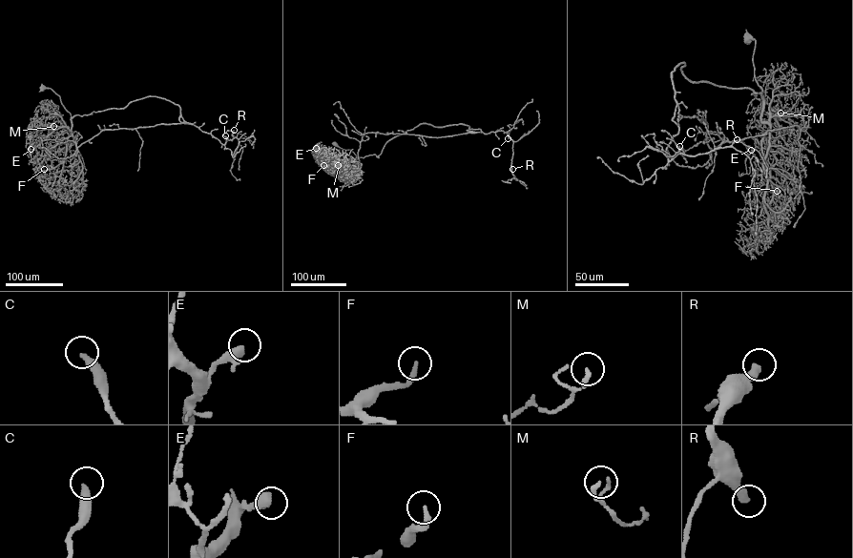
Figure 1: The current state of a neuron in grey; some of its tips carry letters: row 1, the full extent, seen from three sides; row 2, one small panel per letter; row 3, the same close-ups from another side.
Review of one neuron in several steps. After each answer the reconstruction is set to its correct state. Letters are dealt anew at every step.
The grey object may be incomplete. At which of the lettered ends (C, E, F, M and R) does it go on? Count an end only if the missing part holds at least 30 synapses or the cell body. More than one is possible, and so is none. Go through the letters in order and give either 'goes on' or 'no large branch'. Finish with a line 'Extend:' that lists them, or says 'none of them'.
C: goes on
E: no large branch
F: no large branch
M: no large branch
R: goes on
Extend: C, R

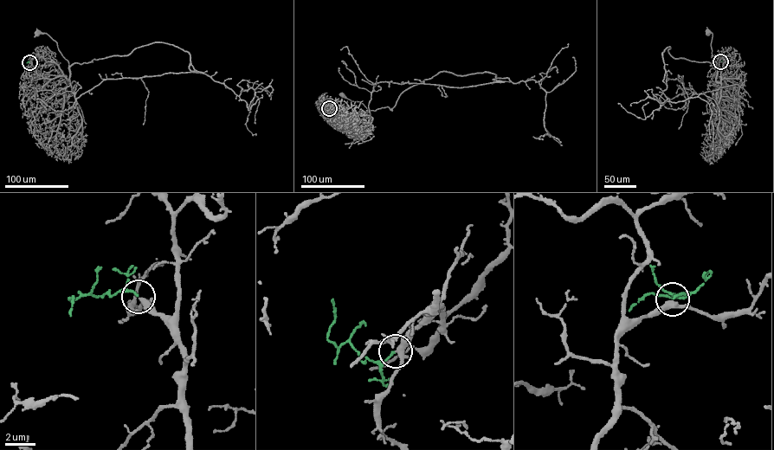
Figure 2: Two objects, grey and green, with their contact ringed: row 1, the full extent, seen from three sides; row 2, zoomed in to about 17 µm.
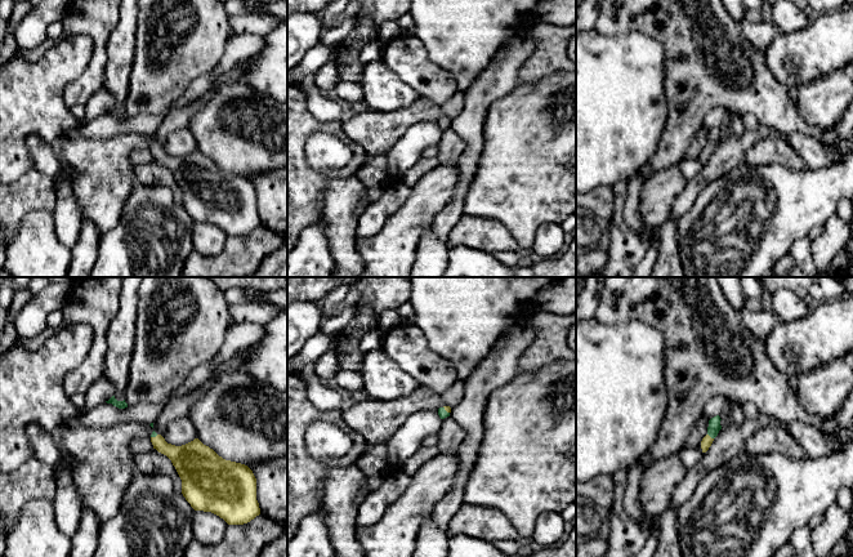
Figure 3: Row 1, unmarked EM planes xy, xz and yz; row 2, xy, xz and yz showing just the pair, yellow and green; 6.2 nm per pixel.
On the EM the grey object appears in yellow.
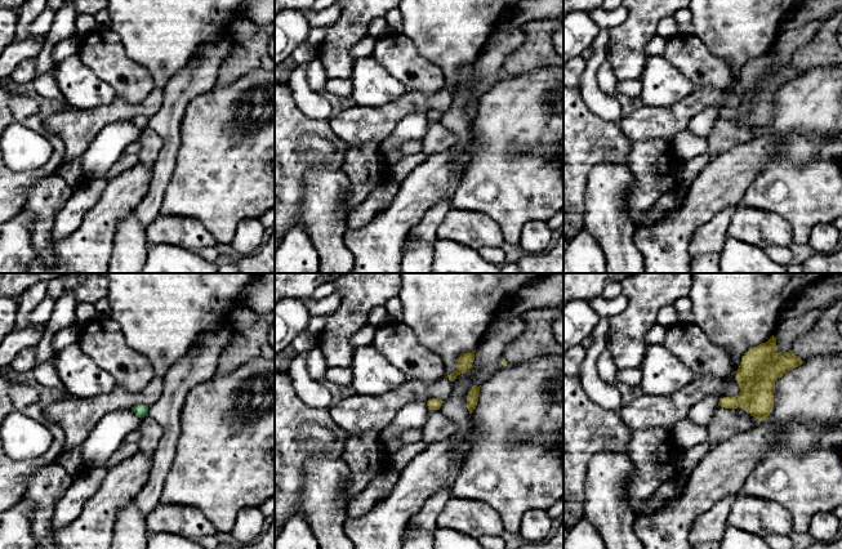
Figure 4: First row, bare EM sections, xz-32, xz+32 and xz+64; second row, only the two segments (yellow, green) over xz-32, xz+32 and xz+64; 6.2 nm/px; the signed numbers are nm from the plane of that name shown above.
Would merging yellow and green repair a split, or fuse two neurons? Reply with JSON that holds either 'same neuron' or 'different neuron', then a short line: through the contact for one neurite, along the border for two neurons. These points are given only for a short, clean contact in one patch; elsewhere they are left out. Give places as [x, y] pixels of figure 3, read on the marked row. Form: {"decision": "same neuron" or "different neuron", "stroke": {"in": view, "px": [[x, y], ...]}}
{"decision": "same neuron", "stroke": {"in": "yz", "px": [[706, 441], [709, 436], [714, 423]]}}

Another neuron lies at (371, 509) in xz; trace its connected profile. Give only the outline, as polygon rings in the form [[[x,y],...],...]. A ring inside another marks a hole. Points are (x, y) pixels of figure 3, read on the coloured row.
[[[402,471],[394,472],[375,491],[367,494],[358,508],[357,529],[378,522],[387,508],[405,493],[408,482],[408,474]]]

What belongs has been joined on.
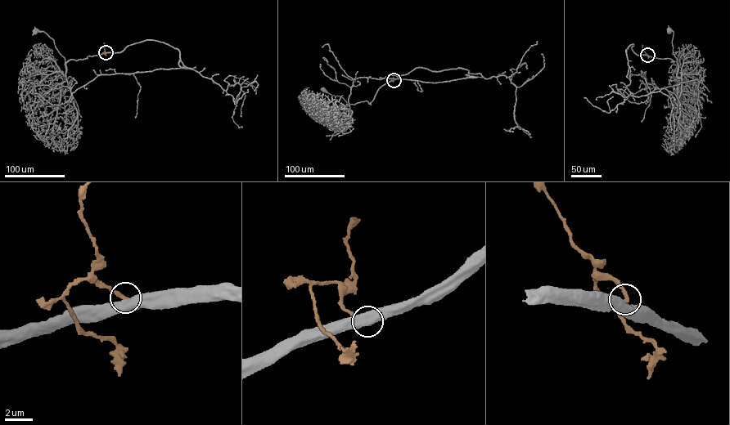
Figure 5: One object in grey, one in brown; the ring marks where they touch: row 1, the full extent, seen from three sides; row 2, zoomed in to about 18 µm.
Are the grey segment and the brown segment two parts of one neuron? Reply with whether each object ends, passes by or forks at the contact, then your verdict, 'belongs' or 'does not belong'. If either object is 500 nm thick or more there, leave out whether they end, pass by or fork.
does not belong

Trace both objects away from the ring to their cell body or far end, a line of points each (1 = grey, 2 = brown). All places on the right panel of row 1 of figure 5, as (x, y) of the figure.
1: (647, 55), (670, 58), (678, 64), (673, 52), (673, 31), (669, 30)
2: (647, 55), (642, 45)

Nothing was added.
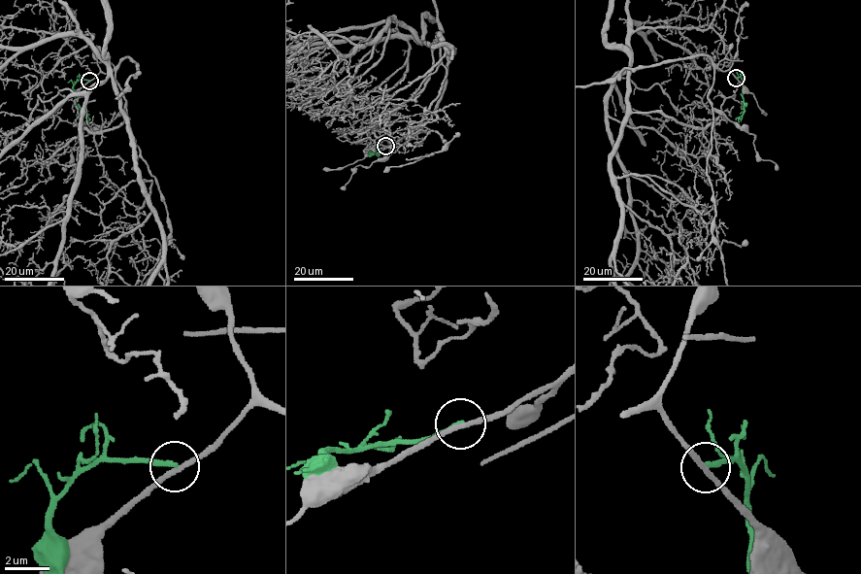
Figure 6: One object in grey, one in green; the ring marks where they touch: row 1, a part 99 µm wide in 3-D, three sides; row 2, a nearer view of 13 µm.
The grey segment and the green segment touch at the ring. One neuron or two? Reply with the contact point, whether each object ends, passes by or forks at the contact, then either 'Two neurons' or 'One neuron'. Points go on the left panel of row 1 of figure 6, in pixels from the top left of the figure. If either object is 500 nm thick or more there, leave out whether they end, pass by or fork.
Place: (89, 81). At the ring grey passes by. At the ring green ends. Two neurons

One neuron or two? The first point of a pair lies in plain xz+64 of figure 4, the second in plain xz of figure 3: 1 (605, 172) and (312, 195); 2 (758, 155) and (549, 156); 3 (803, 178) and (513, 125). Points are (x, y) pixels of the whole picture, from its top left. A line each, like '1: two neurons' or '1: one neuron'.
1: two neurons
2: two neurons
3: one neuron

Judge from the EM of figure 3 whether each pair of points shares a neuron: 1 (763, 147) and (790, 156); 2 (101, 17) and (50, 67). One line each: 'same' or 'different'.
1: same
2: different

